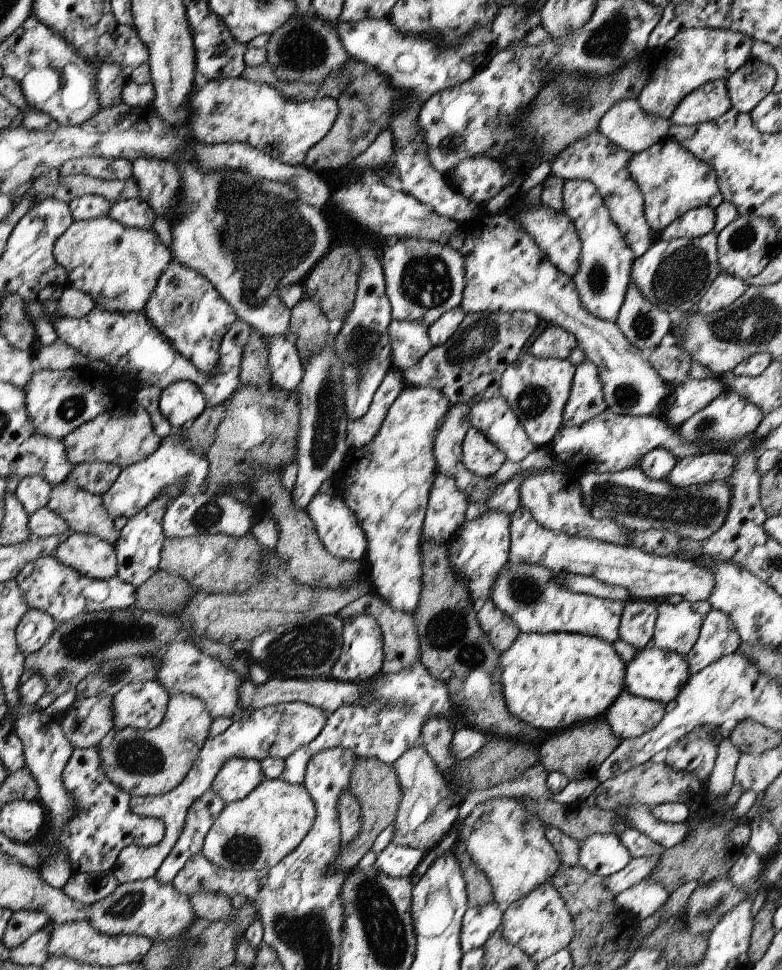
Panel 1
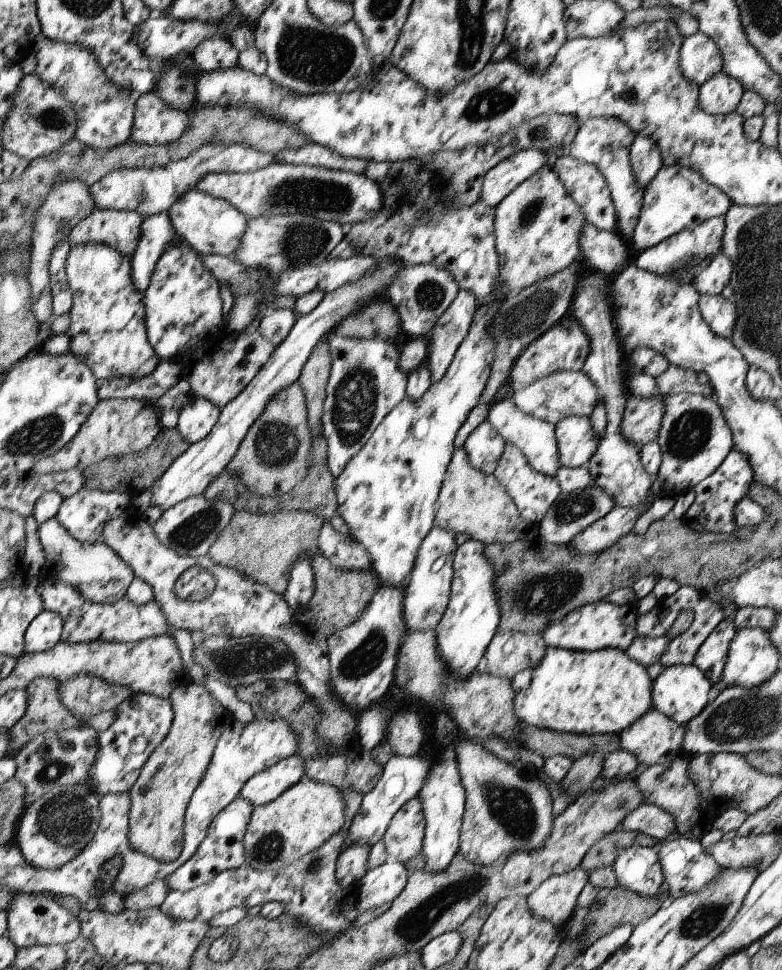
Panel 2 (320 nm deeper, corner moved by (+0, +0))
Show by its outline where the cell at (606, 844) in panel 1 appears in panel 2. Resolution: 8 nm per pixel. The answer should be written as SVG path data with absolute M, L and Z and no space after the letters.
M633 846L621 852L612 868L620 886L641 897L658 897L665 887L665 878L655 847Z

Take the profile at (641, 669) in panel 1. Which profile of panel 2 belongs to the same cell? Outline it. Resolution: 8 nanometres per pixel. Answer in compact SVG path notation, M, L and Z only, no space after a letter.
M694 664L674 665L665 670L653 680L653 708L675 720L678 724L687 725L696 718L712 700L713 684L709 678Z

